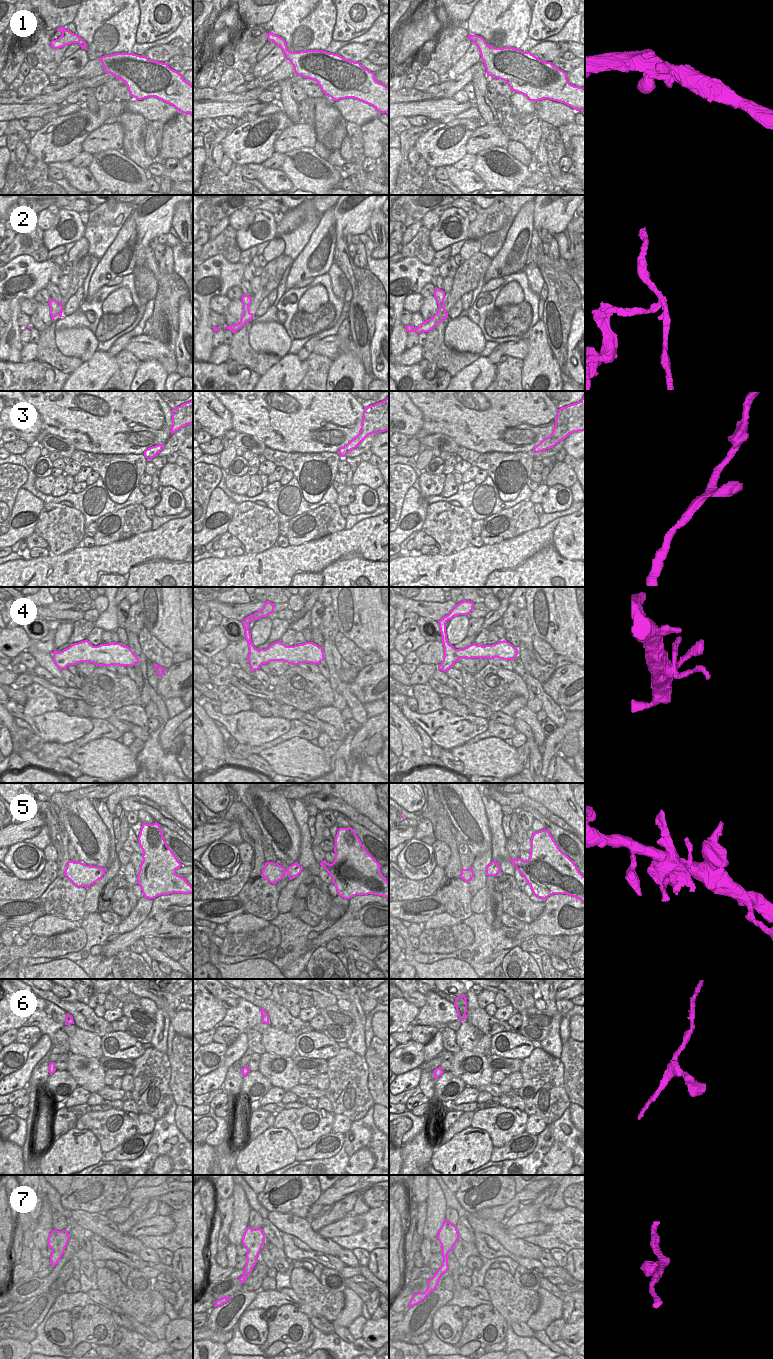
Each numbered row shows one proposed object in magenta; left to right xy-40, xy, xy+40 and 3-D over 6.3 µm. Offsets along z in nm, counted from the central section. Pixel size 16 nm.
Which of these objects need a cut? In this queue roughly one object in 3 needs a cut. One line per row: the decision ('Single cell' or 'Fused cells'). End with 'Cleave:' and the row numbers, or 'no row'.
1: Single cell
2: Fused cells
3: Single cell
4: Single cell
5: Single cell
6: Single cell
7: Single cell
Cleave: 2.

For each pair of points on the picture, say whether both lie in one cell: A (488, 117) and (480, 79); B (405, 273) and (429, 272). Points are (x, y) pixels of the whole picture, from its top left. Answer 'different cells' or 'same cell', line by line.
A: same cell
B: same cell

